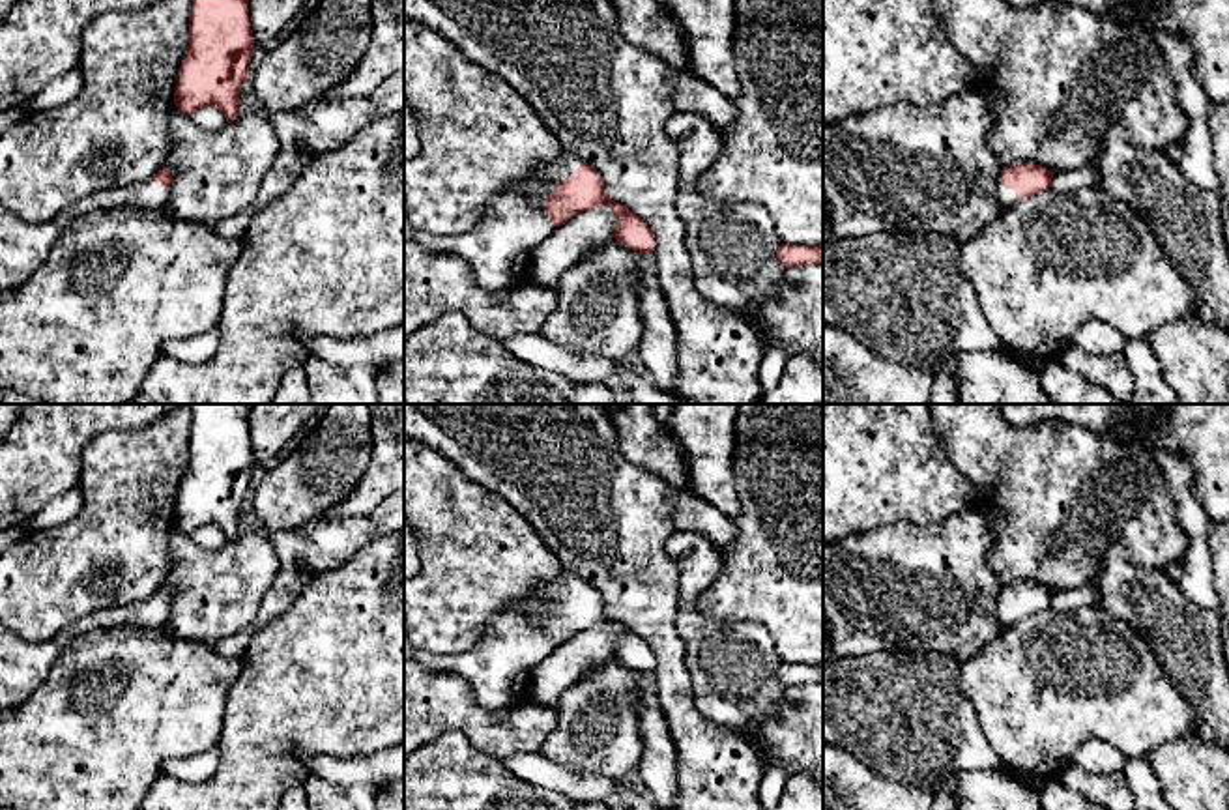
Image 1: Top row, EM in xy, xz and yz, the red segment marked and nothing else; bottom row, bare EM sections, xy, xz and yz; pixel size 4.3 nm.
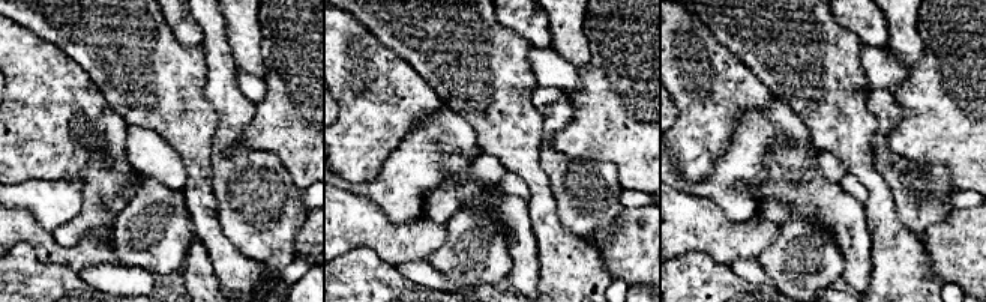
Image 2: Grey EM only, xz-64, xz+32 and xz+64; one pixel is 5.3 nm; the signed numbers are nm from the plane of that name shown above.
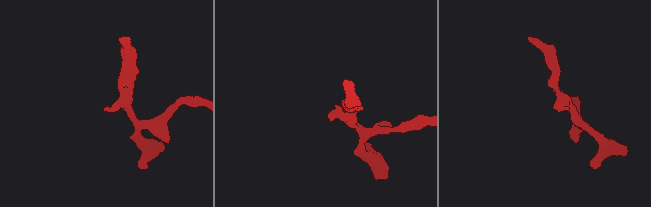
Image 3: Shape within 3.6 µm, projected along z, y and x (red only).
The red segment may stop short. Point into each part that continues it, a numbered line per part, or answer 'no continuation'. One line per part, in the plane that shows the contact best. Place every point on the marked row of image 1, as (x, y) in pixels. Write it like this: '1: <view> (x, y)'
1: xz (563, 167)

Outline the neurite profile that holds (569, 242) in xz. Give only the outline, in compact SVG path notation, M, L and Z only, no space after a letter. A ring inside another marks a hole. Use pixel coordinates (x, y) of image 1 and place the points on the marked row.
M612 206L582 211L533 249L528 277L542 286L556 288L557 279L584 260L589 249L612 238L617 217Z

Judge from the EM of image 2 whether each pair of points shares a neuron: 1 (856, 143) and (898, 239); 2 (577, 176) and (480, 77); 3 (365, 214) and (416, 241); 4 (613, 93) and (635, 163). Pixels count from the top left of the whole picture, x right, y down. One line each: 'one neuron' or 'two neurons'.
1: one neuron
2: two neurons
3: one neuron
4: one neuron

